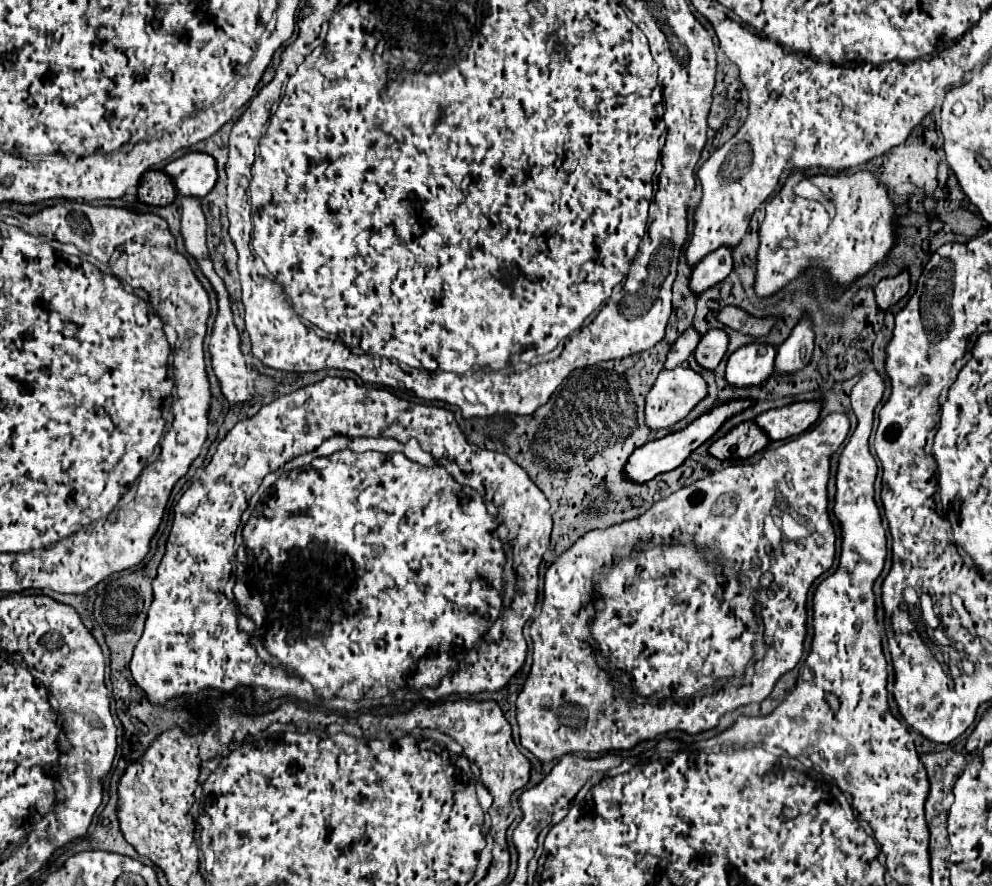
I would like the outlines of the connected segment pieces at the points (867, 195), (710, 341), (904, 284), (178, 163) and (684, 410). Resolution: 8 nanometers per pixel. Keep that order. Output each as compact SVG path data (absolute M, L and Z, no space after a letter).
M871 173L855 175L819 175L813 183L823 191L825 199L835 207L835 215L821 201L795 195L793 185L783 185L771 203L767 203L765 219L759 229L761 245L757 251L757 295L771 295L793 281L805 267L825 267L833 277L857 277L867 273L875 263L883 261L893 247L895 207L887 195L887 187L877 183Z
M723 329L707 331L695 349L697 363L707 369L715 369L727 353L727 345L729 345L729 337Z
M903 269L899 275L895 277L885 277L879 281L879 285L875 287L875 295L877 295L877 305L879 309L889 309L891 305L895 305L901 297L905 297L905 293L909 291L909 271Z
M191 151L171 161L165 173L173 177L179 197L205 197L217 181L217 165L209 153Z
M681 365L671 369L671 371L661 371L653 389L651 389L651 393L647 395L647 409L645 409L647 427L667 429L675 423L679 423L705 397L707 397L707 383L701 377L701 373L697 373L693 369L687 369L687 367L681 367Z

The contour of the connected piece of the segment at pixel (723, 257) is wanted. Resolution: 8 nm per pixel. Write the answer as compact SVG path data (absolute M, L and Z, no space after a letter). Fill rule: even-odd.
M719 247L711 251L703 261L693 269L691 275L691 291L701 293L703 289L709 289L711 285L723 281L733 269L733 249Z

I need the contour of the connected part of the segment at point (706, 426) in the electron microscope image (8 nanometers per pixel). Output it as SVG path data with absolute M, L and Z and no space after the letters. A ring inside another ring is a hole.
M731 399L731 401L725 401L723 405L717 405L713 409L709 409L707 413L703 413L699 419L695 419L691 425L687 425L685 429L681 431L675 431L675 433L669 433L665 435L663 439L657 439L657 441L649 441L647 445L639 447L631 457L629 457L629 463L625 465L625 473L631 481L635 483L645 483L649 479L653 479L655 475L659 473L665 473L665 471L673 471L675 467L679 467L697 447L701 447L705 441L709 441L719 429L721 425L731 419L733 415L749 409L755 405L755 399Z

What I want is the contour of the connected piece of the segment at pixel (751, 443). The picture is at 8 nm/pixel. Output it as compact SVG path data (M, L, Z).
M745 421L717 439L709 447L709 453L717 459L747 459L763 451L769 443L771 439L763 433L763 429L759 429L759 425L755 425L755 421Z

